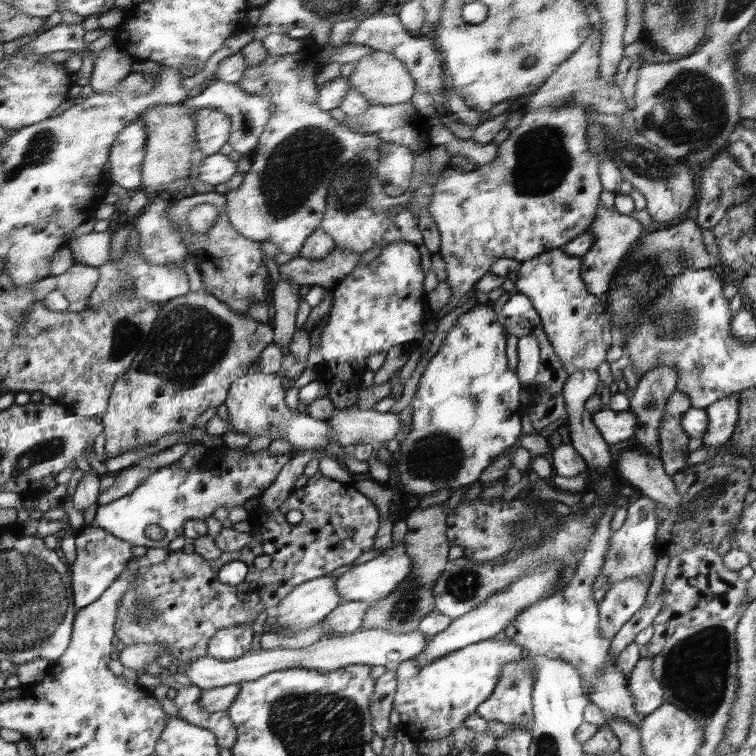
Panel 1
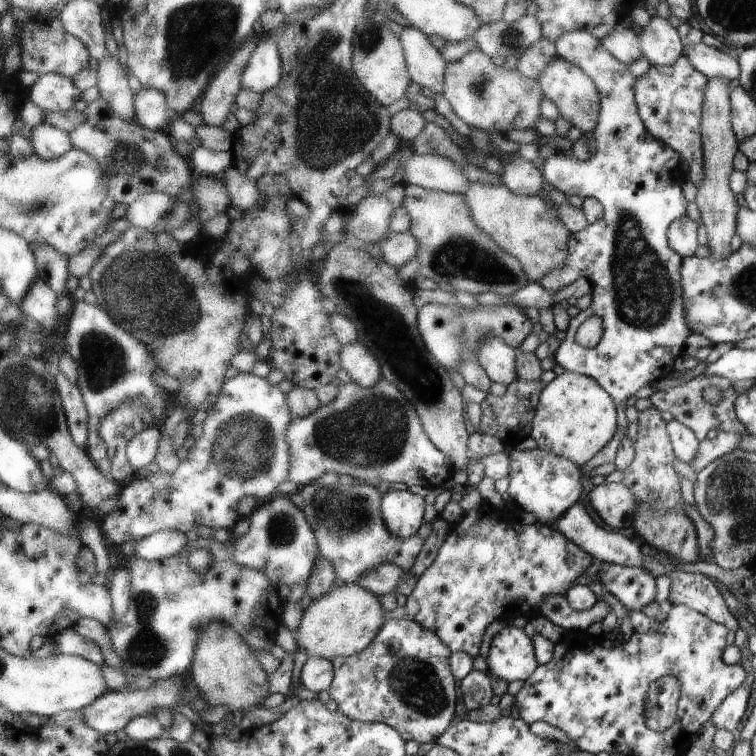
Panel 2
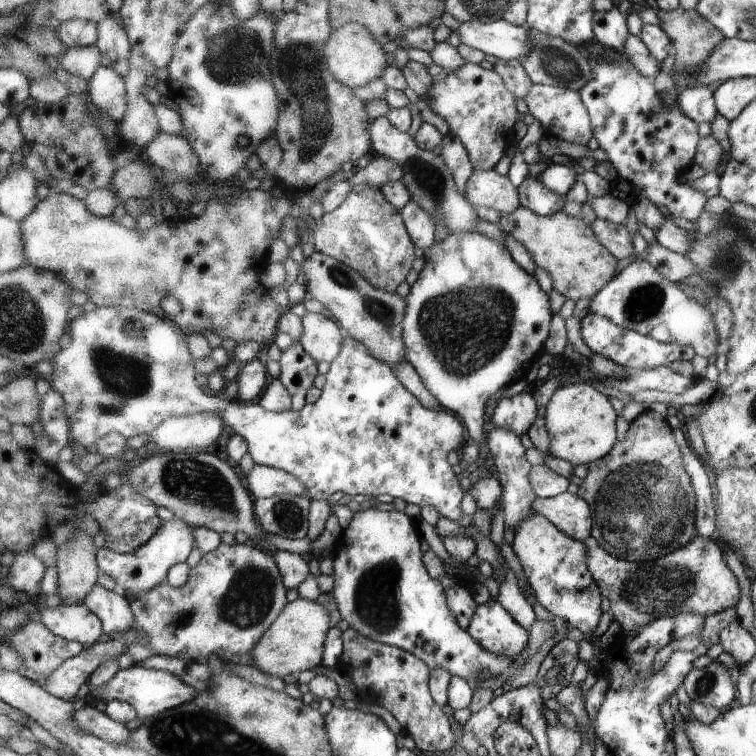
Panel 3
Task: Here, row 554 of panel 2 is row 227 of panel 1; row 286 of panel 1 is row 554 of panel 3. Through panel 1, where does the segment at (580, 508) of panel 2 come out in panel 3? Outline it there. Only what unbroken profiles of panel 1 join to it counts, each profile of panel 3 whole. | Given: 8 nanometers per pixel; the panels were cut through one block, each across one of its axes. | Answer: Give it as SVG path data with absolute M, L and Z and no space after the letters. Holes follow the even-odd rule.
M696 537L692 542L688 542L687 546L682 546L682 548L674 550L674 552L666 554L656 561L644 563L616 558L604 548L596 546L587 550L586 565L591 571L591 575L594 576L595 582L599 584L604 598L608 598L610 601L611 610L609 612L614 614L614 621L620 623L621 632L626 632L626 634L634 634L632 630L648 625L655 619L667 615L692 612L692 614L702 614L702 616L708 617L726 608L735 608L736 602L740 598L738 580L734 574L730 576L730 568L724 562L723 546L717 539Z

